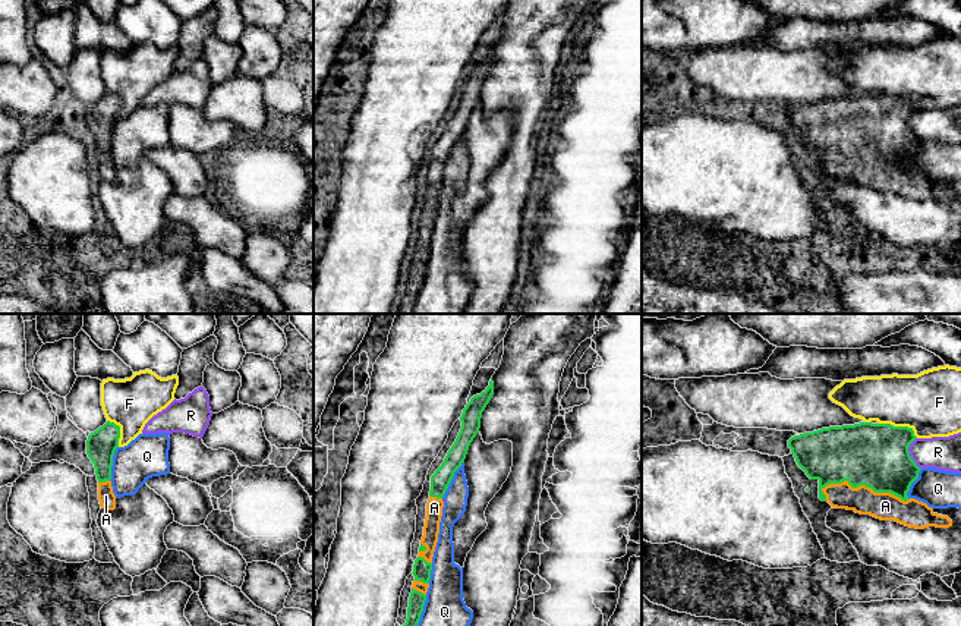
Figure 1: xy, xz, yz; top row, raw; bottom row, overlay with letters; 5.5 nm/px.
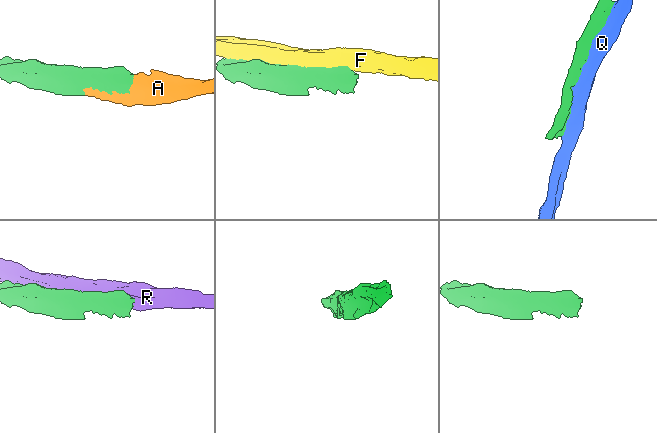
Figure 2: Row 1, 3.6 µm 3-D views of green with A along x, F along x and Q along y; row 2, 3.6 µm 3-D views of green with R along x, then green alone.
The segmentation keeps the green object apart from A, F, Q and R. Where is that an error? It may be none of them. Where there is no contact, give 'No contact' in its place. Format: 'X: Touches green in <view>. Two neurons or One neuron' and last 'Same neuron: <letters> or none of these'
A: Touches green in yz. One neuron
F: Touches green in yz. Two neurons
Q: Touches green in xz. Two neurons
R: Touches green in yz. Two neurons
Same neuron: A

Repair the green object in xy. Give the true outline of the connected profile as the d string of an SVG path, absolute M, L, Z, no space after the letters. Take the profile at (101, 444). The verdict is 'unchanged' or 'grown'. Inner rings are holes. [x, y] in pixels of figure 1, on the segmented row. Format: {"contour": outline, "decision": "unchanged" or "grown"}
{"contour": "M107 421L97 431L91 432L86 440L86 454L94 463L98 479L98 500L101 509L114 510L116 496L111 487L113 456L119 447L120 427Z", "decision": "grown"}

